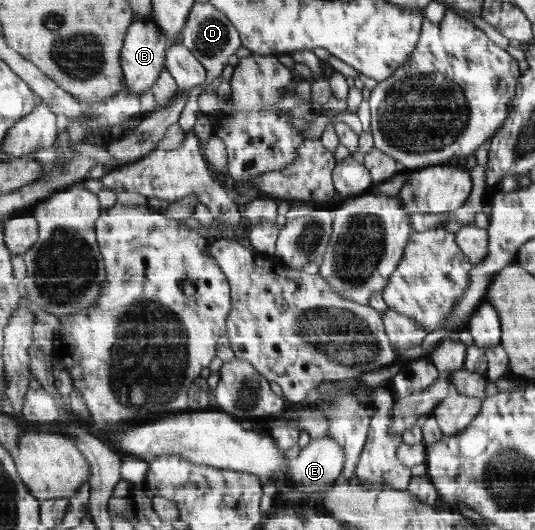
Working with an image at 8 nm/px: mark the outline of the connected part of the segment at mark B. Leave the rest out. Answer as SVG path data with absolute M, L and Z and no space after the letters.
M135 16L137 20L130 26L129 32L125 39L125 46L122 49L122 67L125 72L126 87L124 90L141 97L144 92L151 90L158 80L161 78L162 72L166 69L167 50L170 48L168 38L163 34L158 22L154 20L154 16L150 18L146 16Z

